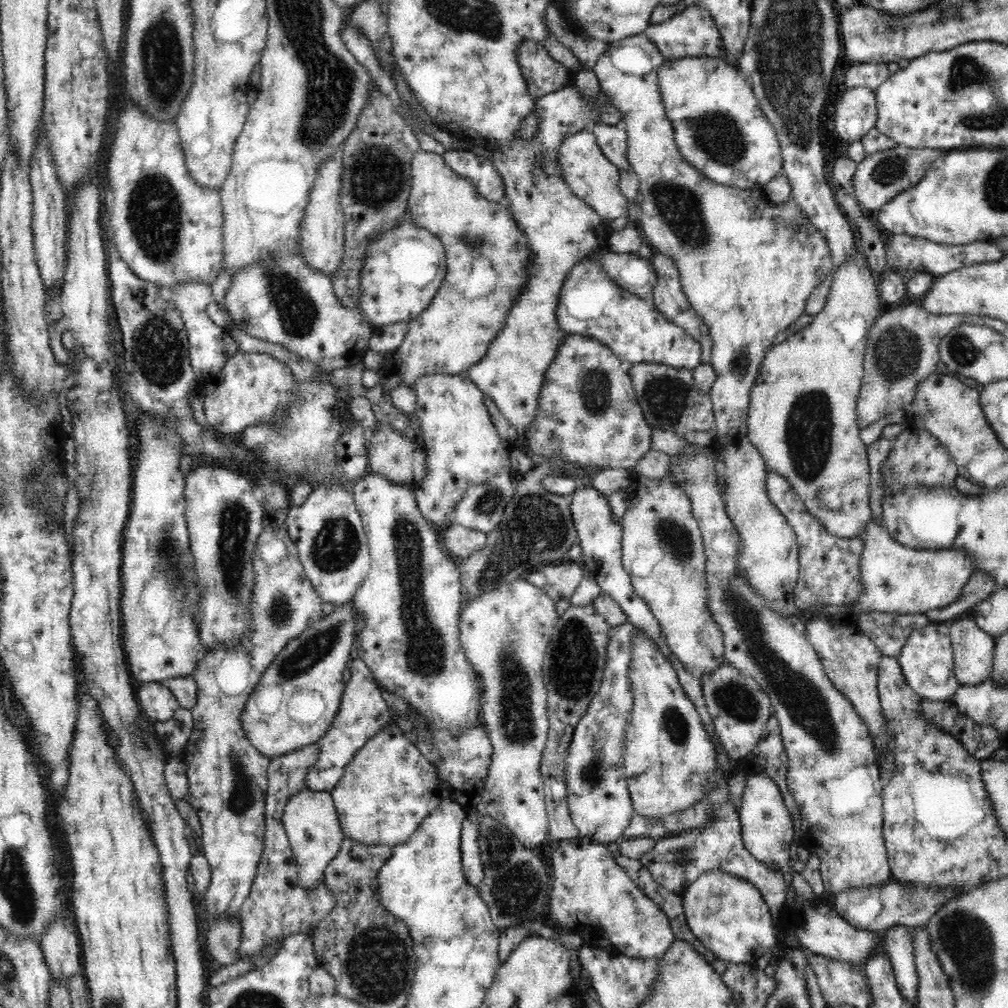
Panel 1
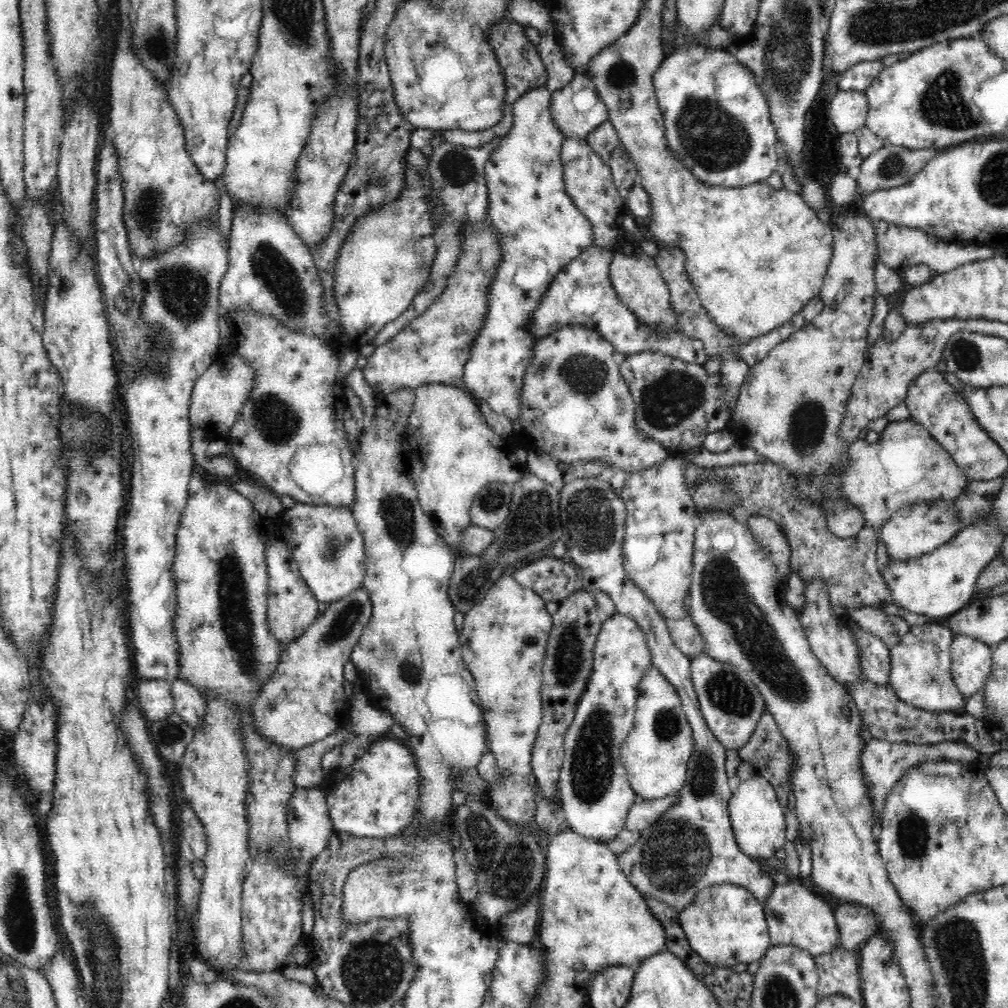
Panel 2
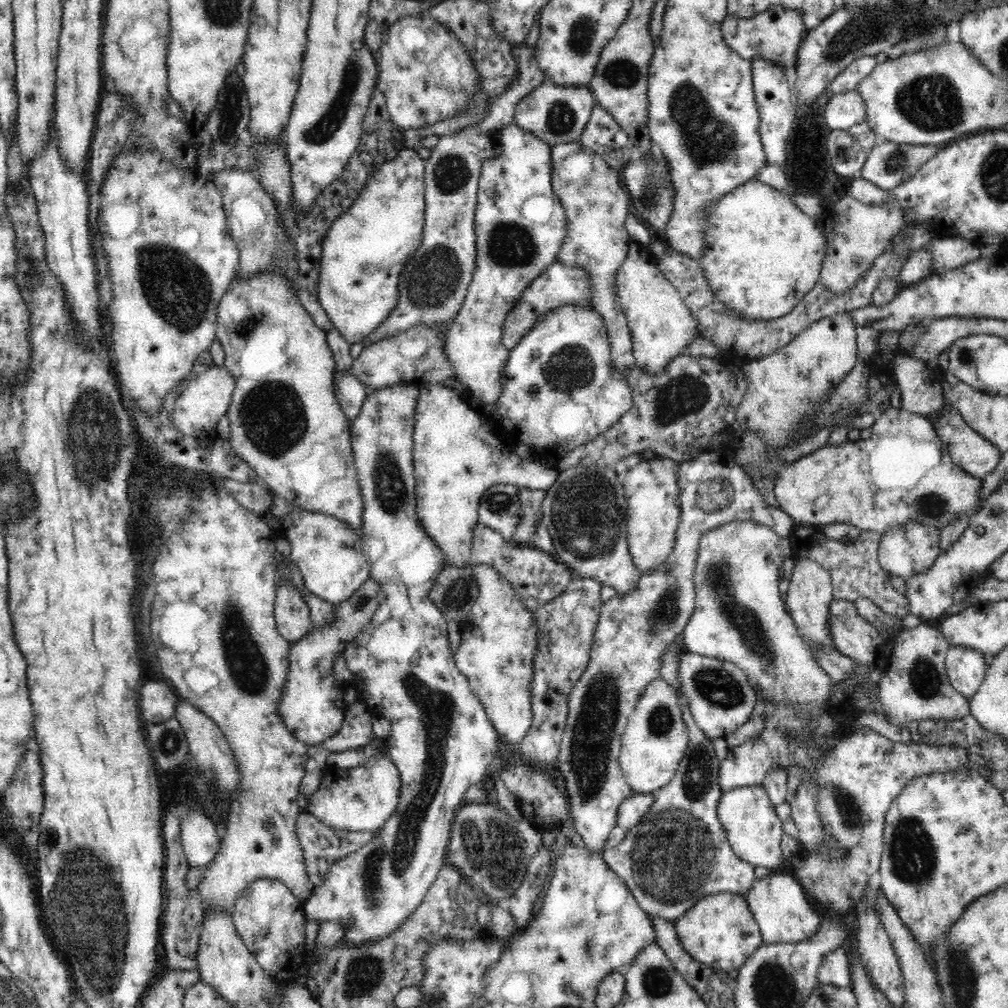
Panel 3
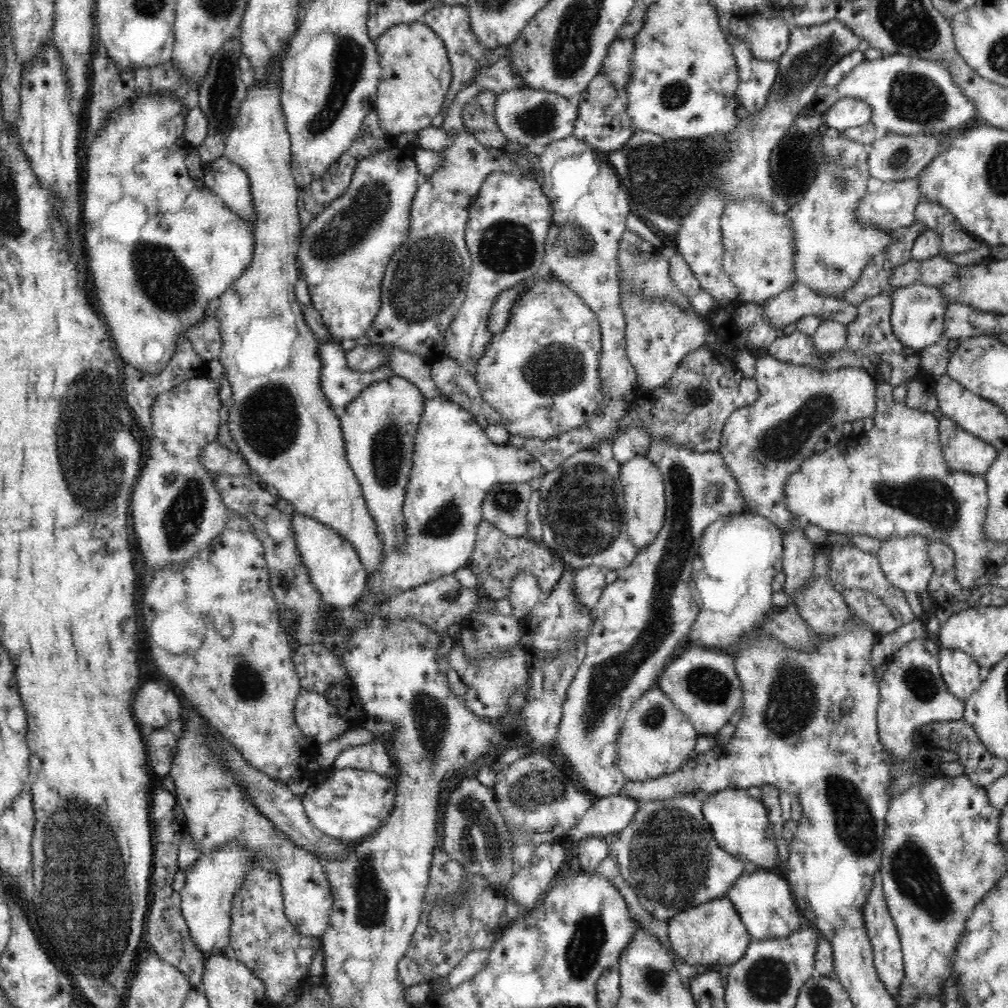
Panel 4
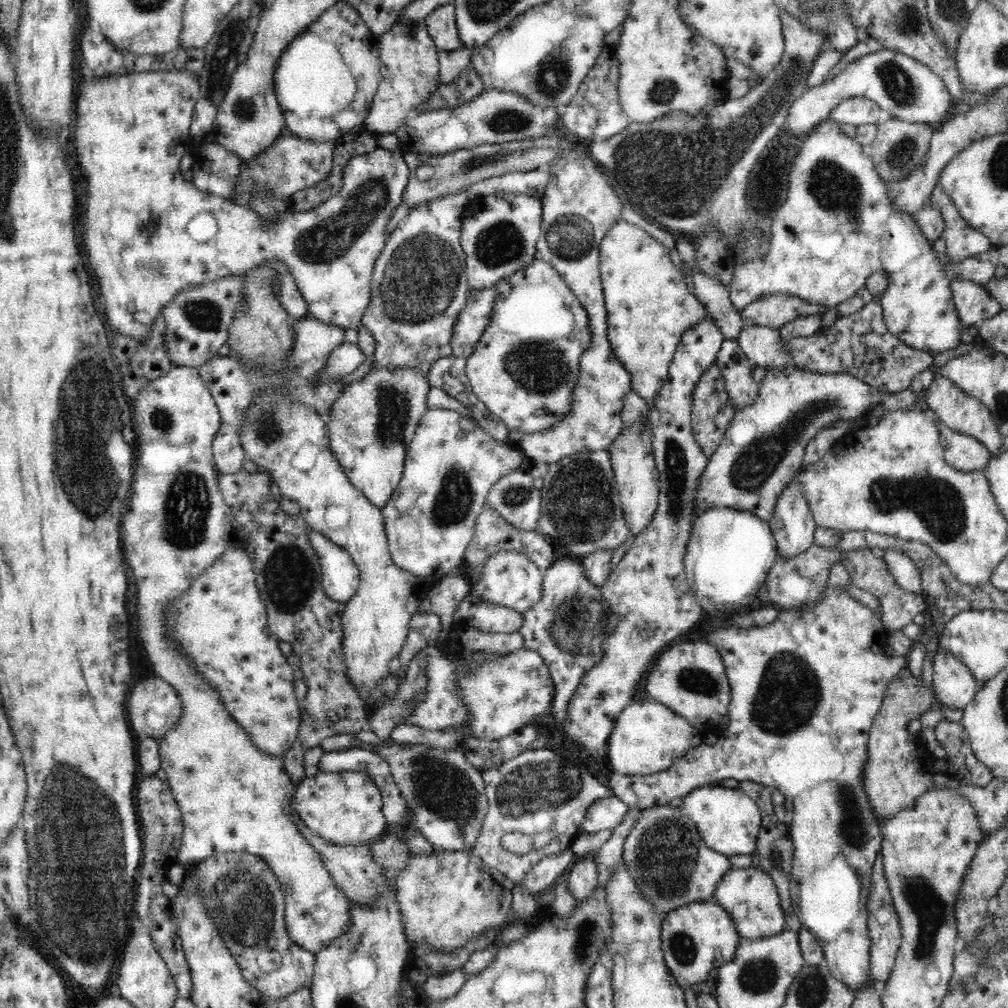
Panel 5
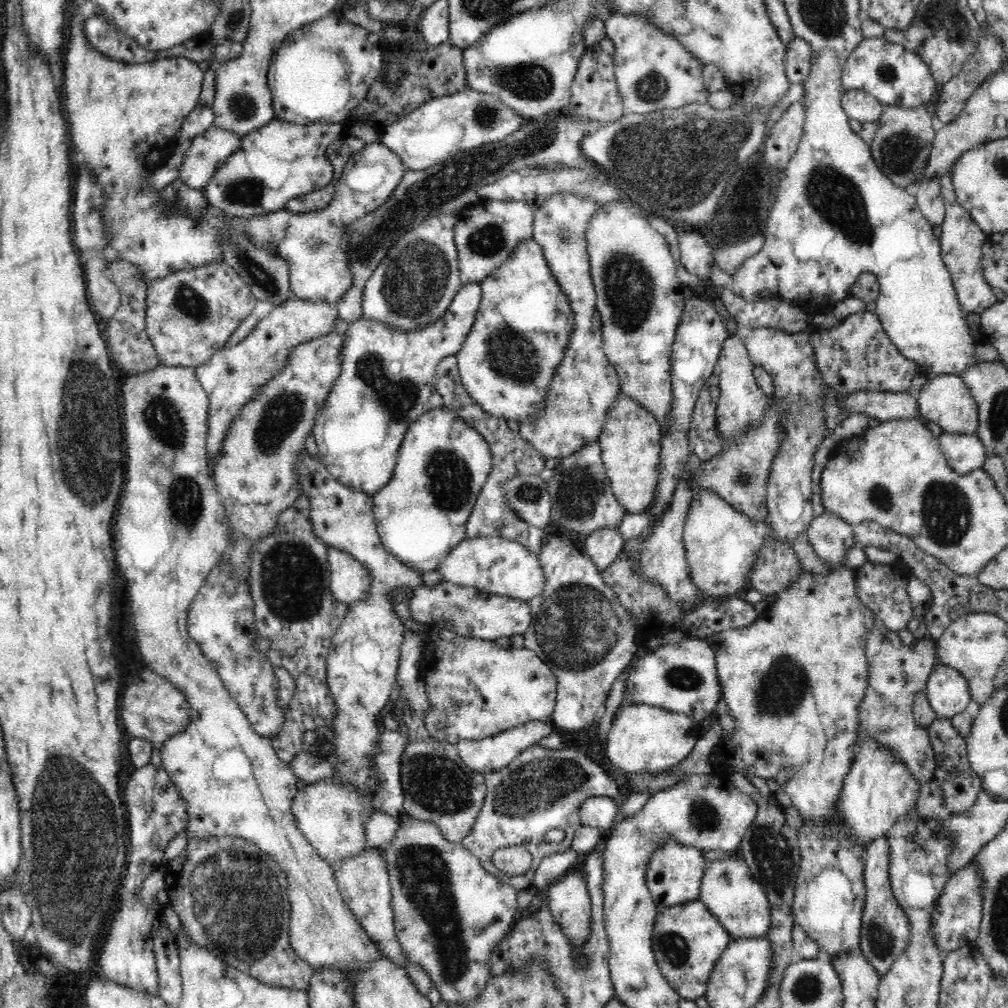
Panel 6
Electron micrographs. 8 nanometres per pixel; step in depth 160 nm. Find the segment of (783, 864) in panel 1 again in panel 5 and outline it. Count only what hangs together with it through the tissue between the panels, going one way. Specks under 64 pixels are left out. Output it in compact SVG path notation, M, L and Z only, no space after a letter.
M720 784L695 788L685 797L675 800L682 812L696 825L700 838L712 850L724 854L749 854L756 848L756 839L762 824L759 806L741 789L727 788Z

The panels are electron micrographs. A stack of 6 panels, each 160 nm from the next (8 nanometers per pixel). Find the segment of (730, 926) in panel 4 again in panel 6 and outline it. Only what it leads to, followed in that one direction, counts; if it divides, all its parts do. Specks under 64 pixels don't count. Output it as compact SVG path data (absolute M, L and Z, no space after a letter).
M699 899L661 908L652 933L652 949L662 977L678 992L680 998L688 1001L696 1001L706 994L716 960L731 941L719 919Z

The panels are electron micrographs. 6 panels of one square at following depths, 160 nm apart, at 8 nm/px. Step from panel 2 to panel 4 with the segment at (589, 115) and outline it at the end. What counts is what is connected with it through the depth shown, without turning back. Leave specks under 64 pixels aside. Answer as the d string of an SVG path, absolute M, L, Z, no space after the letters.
M524 86L496 95L494 119L496 119L498 129L504 133L511 144L523 144L527 147L527 152L533 152L540 156L552 141L573 134L579 114L577 106L576 99Z

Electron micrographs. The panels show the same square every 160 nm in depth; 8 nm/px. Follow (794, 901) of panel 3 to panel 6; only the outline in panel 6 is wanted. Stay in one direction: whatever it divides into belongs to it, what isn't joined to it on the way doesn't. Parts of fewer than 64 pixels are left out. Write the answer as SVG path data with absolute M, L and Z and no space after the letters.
M736 853L724 860L706 863L700 883L699 900L719 919L732 940L765 936L770 928L769 900L764 888L749 871L746 861Z

